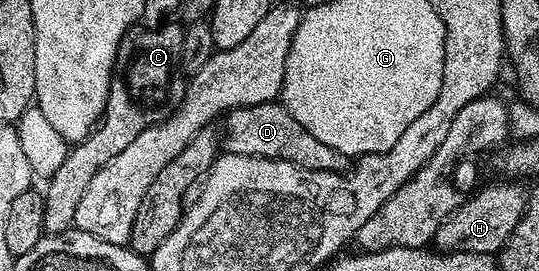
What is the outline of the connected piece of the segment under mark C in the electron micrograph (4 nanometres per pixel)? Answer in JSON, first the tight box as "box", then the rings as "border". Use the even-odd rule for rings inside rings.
{"box":[43,21,188,235],"border":[[[167,21],[157,27],[136,26],[119,42],[115,54],[115,70],[111,72],[111,88],[103,117],[79,143],[68,150],[65,161],[46,180],[43,191],[45,201],[44,232],[60,235],[75,227],[77,204],[80,203],[89,181],[117,153],[132,143],[145,129],[168,119],[181,105],[187,92],[188,76],[183,70],[181,41],[183,27]]]}

